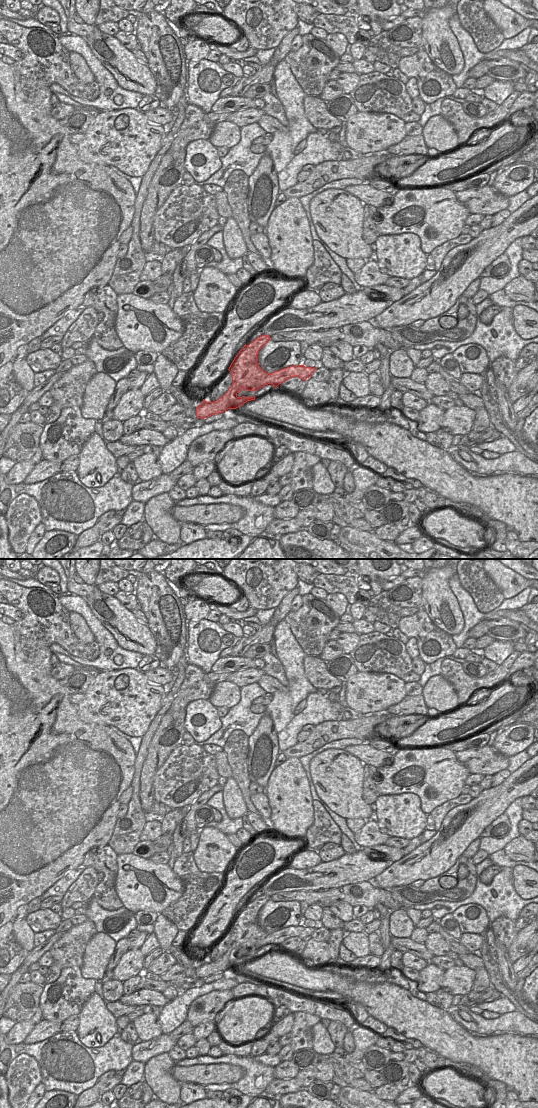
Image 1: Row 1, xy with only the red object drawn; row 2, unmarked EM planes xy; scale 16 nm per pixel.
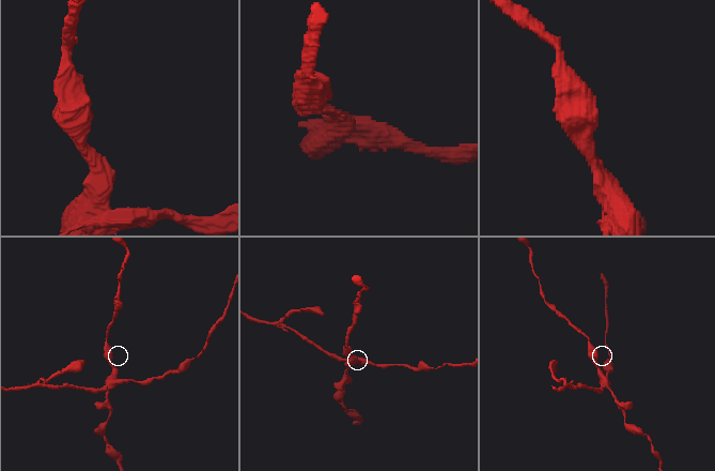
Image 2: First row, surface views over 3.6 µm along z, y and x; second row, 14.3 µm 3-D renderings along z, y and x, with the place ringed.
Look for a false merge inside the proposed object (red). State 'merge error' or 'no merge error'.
merge error

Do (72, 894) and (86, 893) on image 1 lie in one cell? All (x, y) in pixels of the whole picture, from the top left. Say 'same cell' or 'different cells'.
same cell

